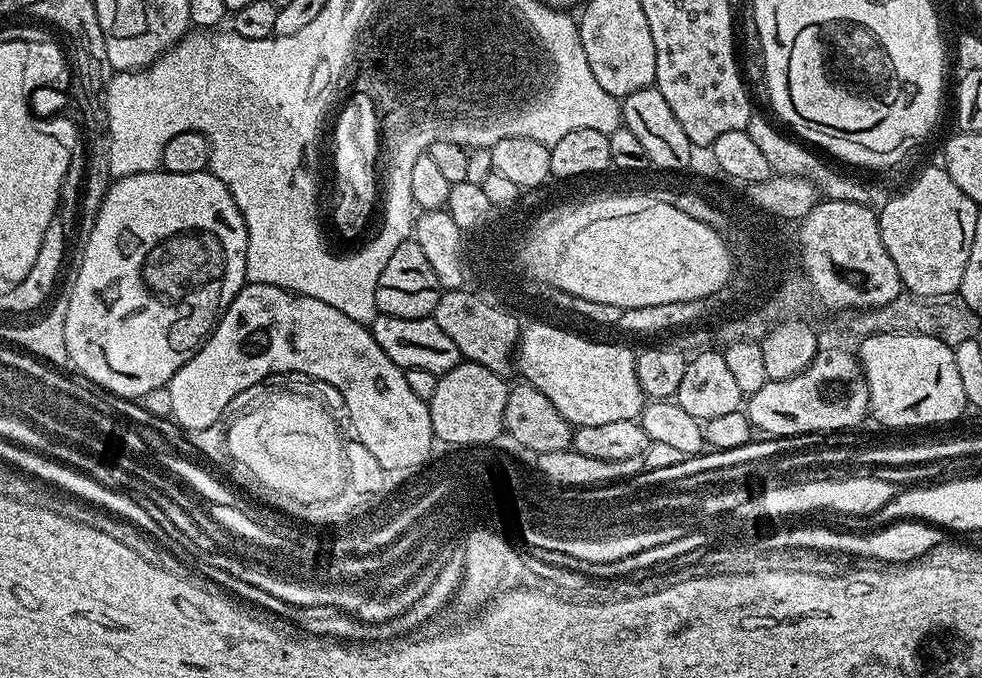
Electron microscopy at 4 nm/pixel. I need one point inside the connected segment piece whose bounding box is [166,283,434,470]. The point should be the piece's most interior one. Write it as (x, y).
(266, 327)

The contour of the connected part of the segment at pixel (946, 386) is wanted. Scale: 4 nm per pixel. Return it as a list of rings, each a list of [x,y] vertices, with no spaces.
[[[874,334],[859,341],[858,359],[868,383],[871,419],[888,428],[924,428],[927,424],[948,424],[966,409],[962,378],[954,363],[954,348],[926,334]]]

